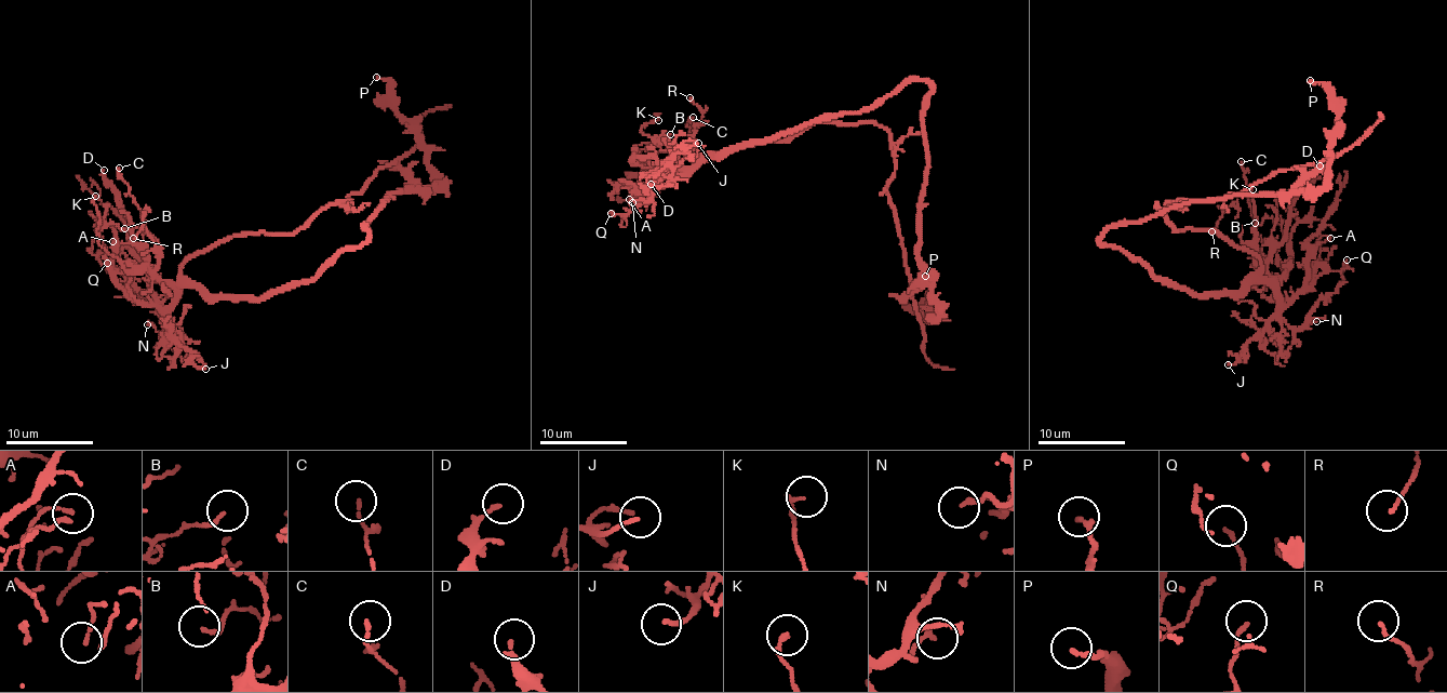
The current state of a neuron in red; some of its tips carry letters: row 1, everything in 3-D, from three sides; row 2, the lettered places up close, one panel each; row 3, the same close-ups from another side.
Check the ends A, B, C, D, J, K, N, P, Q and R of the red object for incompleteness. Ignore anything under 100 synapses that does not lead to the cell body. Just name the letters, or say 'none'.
none

